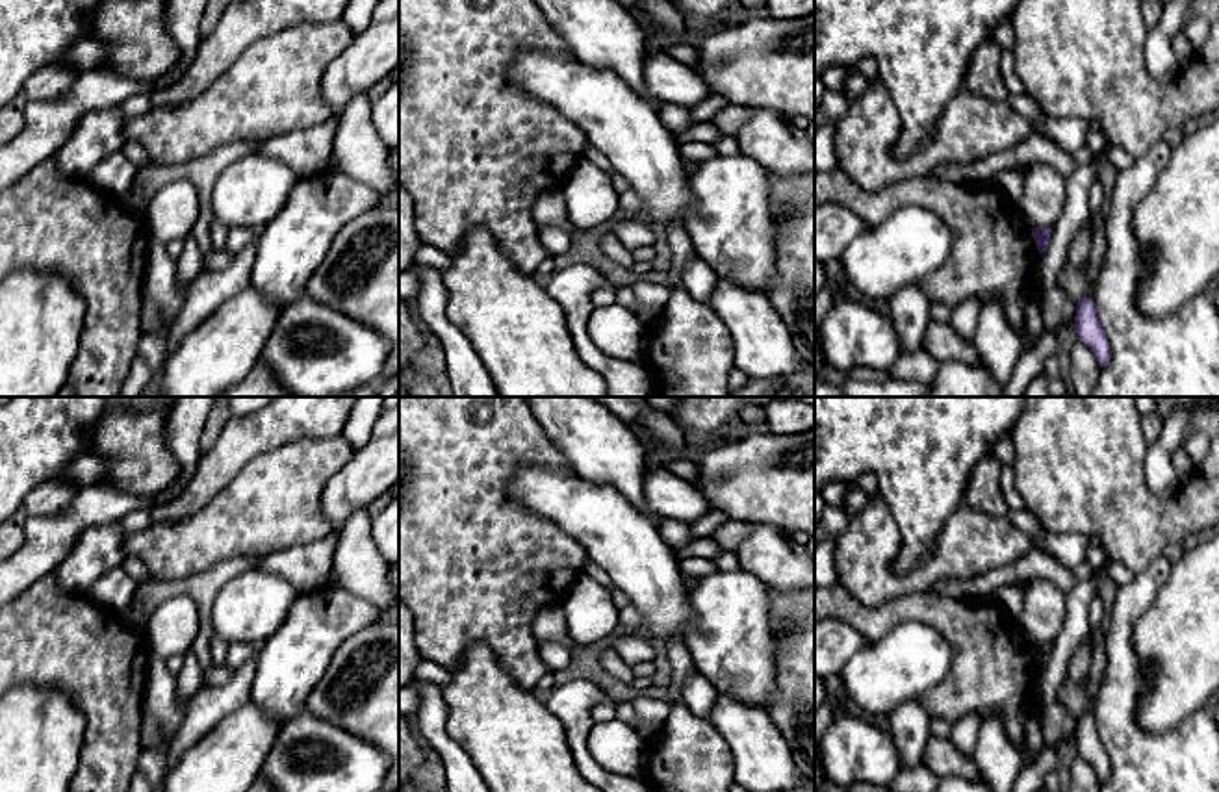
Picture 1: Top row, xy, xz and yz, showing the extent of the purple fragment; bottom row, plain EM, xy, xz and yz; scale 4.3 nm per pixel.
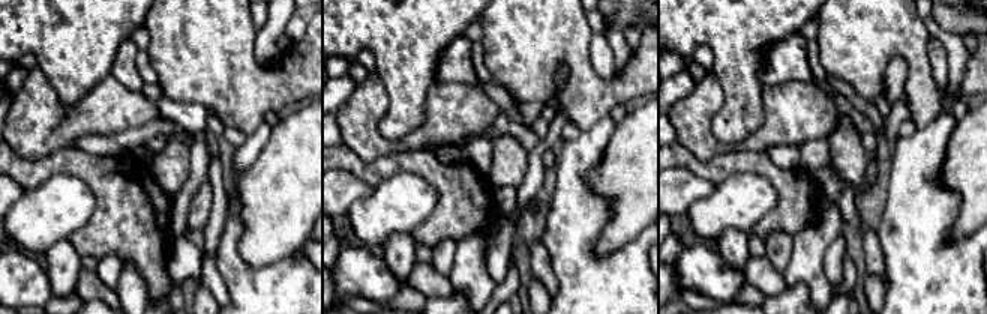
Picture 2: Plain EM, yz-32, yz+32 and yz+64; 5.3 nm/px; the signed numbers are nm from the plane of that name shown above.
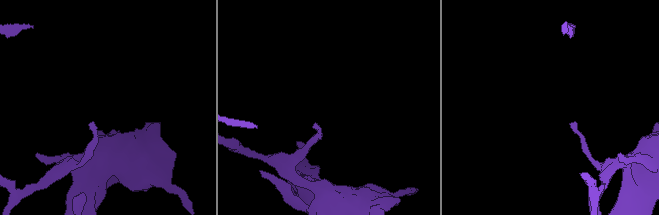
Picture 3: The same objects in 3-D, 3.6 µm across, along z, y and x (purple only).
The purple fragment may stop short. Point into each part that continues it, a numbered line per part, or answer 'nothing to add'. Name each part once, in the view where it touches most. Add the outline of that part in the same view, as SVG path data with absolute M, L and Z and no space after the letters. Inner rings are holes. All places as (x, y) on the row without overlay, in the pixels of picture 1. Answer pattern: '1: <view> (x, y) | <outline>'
nothing to add

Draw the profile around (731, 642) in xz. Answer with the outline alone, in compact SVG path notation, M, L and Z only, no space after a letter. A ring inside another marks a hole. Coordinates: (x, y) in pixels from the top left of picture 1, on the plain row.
M718 569L699 577L688 599L694 618L685 640L696 670L720 694L766 710L777 670L770 588L744 569Z

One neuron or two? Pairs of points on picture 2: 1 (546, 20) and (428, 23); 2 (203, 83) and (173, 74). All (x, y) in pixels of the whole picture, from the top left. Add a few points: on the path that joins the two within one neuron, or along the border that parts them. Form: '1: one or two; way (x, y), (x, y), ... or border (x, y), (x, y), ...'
1: two; border (482, 15), (479, 18)
2: one; way (195, 75), (180, 74)

